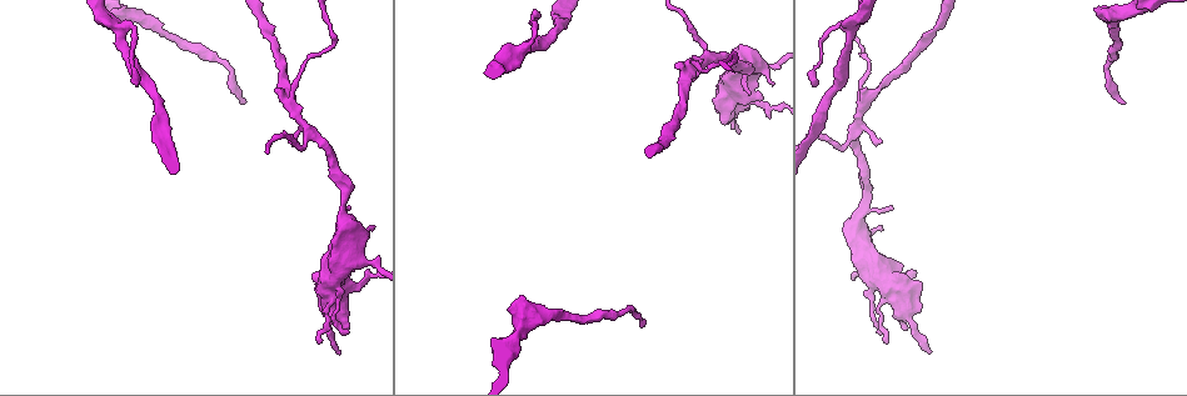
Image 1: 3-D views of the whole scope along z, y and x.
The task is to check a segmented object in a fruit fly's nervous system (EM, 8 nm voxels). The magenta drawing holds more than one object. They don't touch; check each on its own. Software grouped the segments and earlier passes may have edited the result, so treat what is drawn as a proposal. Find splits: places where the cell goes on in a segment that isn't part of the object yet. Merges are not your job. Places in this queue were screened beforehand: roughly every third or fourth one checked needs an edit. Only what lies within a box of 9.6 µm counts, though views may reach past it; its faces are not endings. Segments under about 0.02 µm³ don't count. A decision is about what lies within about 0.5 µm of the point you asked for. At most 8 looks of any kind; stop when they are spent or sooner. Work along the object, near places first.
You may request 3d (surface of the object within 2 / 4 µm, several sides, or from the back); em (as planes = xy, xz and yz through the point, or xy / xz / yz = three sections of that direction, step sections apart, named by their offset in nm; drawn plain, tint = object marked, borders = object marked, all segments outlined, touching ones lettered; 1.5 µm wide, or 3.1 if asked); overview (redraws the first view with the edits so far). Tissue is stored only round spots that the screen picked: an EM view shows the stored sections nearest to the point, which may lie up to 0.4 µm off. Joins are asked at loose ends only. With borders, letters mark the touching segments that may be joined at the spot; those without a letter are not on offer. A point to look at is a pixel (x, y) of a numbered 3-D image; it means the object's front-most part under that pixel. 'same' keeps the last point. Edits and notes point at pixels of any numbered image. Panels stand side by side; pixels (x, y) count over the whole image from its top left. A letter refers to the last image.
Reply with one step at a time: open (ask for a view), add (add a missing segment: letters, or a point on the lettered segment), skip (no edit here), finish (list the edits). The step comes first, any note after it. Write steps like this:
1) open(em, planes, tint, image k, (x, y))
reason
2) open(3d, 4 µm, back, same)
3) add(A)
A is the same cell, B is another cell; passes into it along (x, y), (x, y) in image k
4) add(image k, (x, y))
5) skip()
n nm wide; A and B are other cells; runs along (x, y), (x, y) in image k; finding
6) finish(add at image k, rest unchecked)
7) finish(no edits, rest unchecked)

open(em, planes, borders, image 1, (815, 84))
thin end

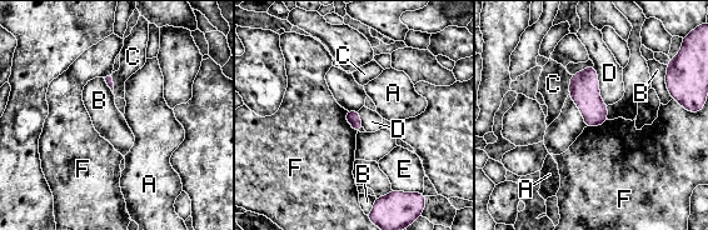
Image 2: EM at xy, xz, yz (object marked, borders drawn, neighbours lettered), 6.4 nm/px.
skip()
A, B, C, D, E and F are other cells; border along (345, 110), (345, 120), (357, 133) in image 2; none of them fits

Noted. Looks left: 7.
open(em, xy, step 4, borders, image 1, (741, 130))
free end

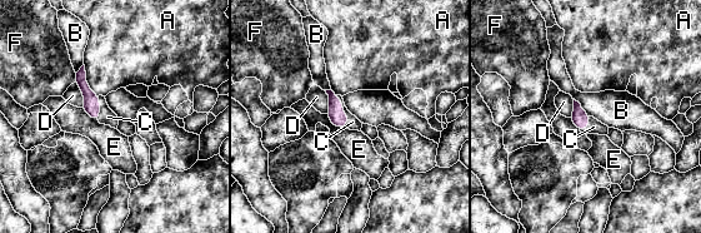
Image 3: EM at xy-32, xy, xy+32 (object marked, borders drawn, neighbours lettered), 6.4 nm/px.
open(em, planes, borders, same)
cut it another way

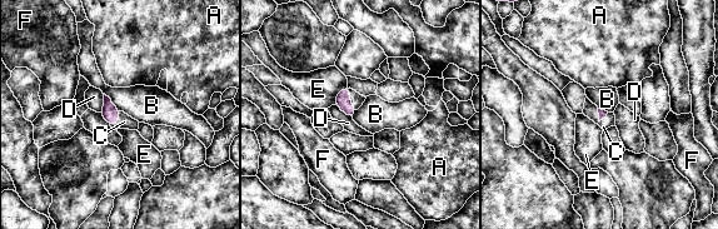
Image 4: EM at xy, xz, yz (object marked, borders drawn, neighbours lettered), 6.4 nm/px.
add(C)
C is the same cell, A, B, D, E and F are other cells; passes into it along (343, 98), (349, 99), (355, 98) in image 4; the cell continues

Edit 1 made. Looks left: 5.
open(em, xz, step 8, borders, image 1, (642, 324))
end of a long branch

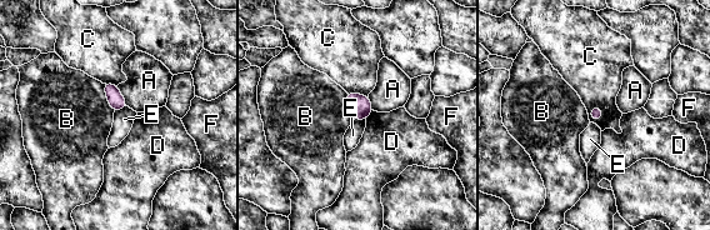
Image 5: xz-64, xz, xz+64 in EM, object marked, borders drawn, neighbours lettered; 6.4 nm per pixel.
open(em, yz, step 4, borders, same)

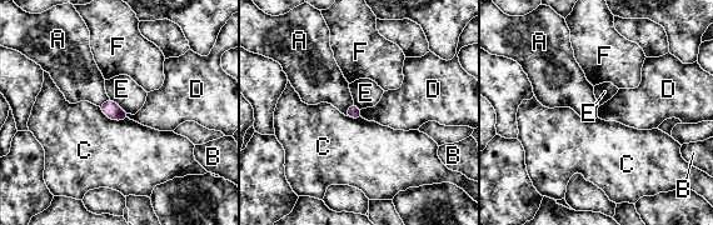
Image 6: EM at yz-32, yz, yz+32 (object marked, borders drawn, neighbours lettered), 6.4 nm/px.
skip()
A, B, C, D, E and F are other cells; border along (109, 96), (129, 113) in image 6; none of them fits

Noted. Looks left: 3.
finish(add at image 4, rest unchecked)

